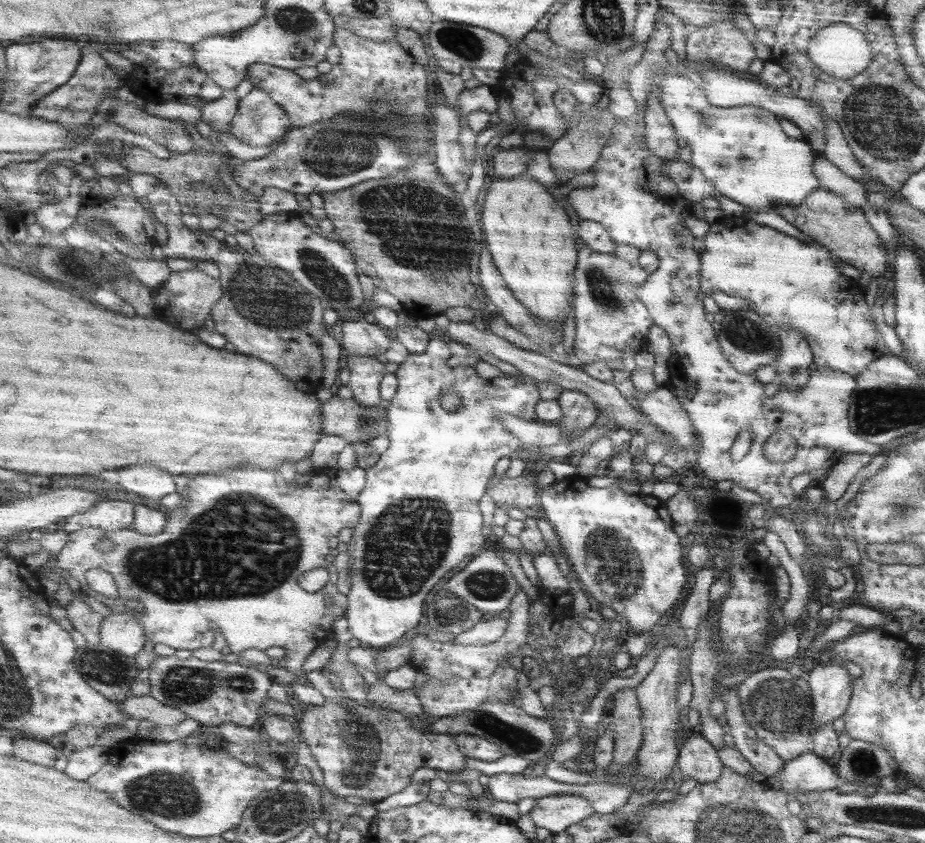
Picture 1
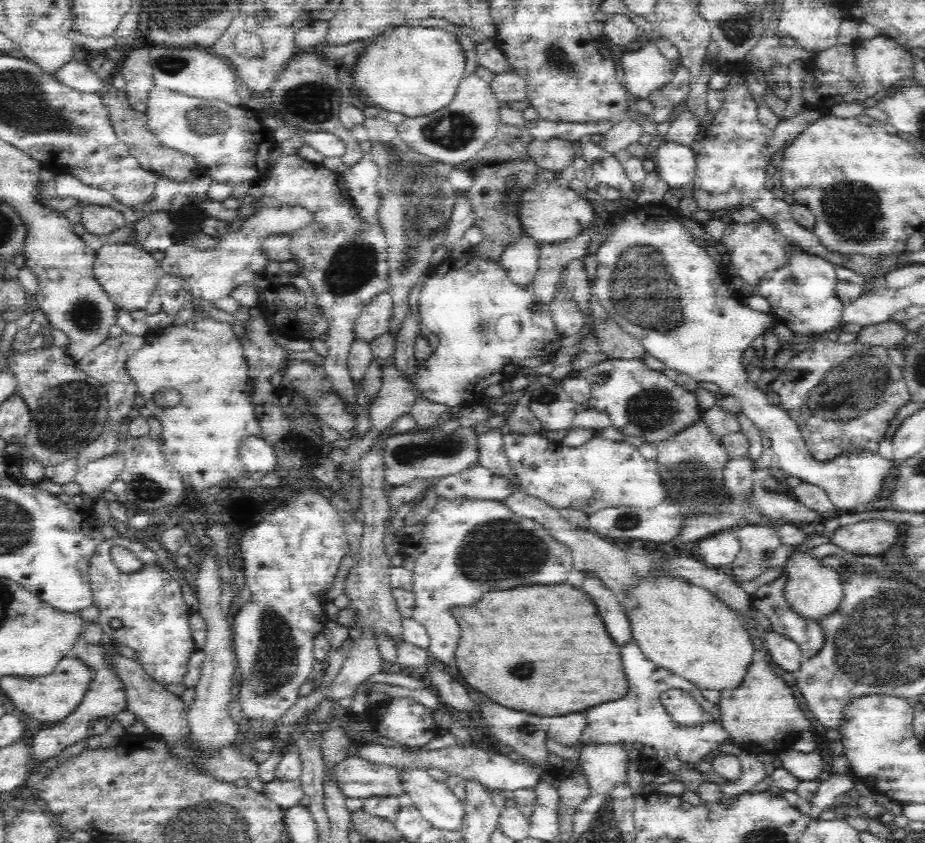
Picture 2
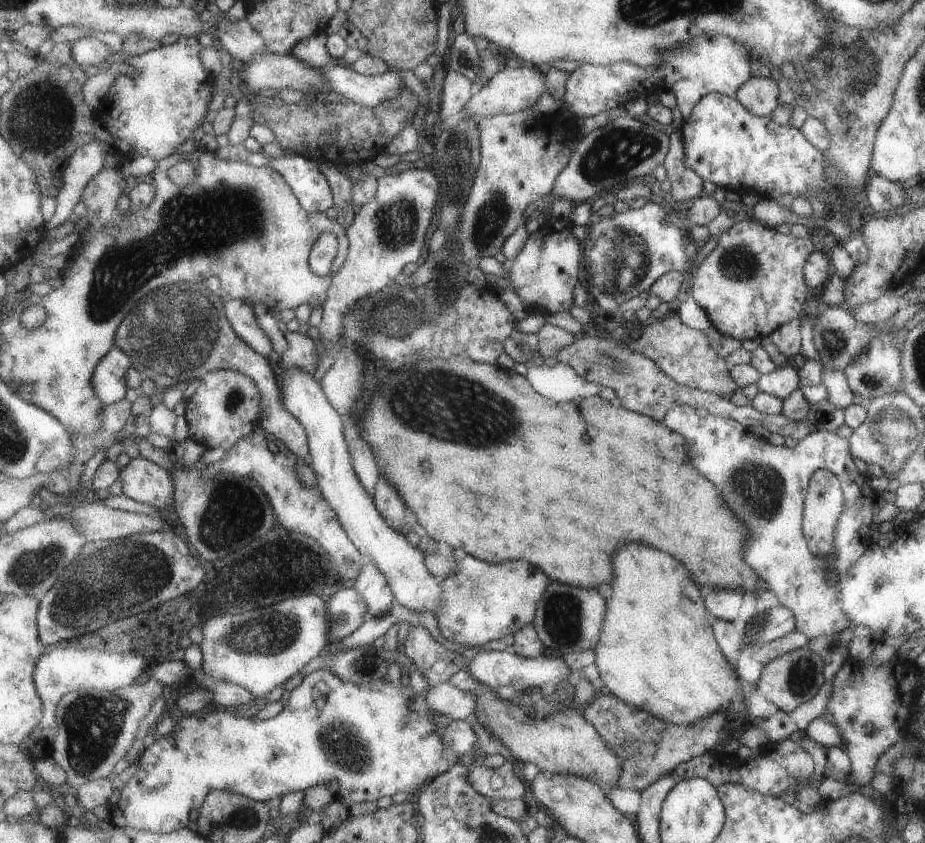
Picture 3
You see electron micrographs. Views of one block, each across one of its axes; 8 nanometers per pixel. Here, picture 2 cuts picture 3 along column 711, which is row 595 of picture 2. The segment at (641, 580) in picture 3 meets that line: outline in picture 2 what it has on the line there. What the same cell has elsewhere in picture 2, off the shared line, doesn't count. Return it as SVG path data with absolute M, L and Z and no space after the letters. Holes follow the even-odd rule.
M652 568L650 572L636 576L636 582L626 592L614 592L620 600L624 614L630 622L630 632L640 650L646 654L646 658L652 660L654 666L664 668L672 672L674 676L680 676L702 690L730 690L738 688L748 668L754 660L760 658L756 652L750 634L742 628L742 618L734 614L714 592L708 592L702 586L688 584L686 580L674 576L672 572L666 572L666 568Z

